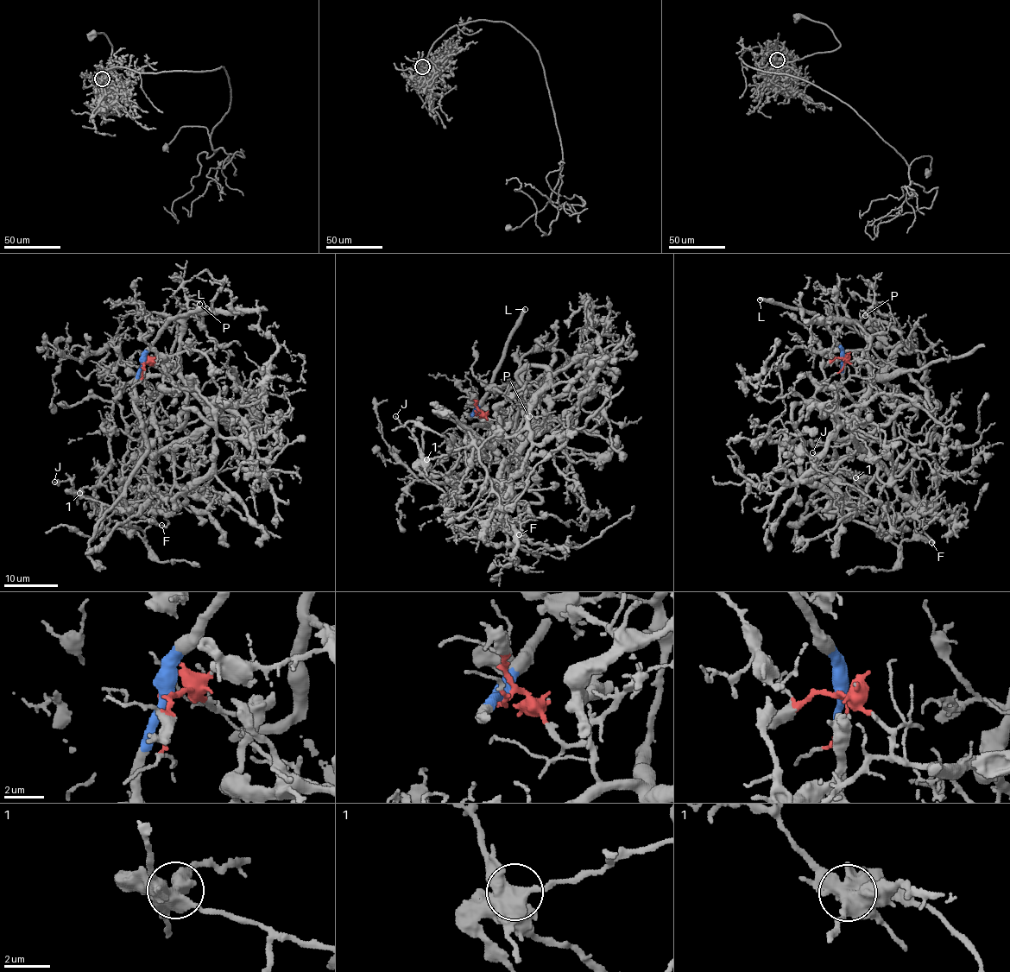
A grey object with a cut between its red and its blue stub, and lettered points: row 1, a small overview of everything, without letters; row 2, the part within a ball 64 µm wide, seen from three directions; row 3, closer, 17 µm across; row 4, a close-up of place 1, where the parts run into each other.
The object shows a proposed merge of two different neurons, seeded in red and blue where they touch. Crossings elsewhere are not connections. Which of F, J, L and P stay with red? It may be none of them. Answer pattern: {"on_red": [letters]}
{"on_red": ["F", "J", "P"]}

